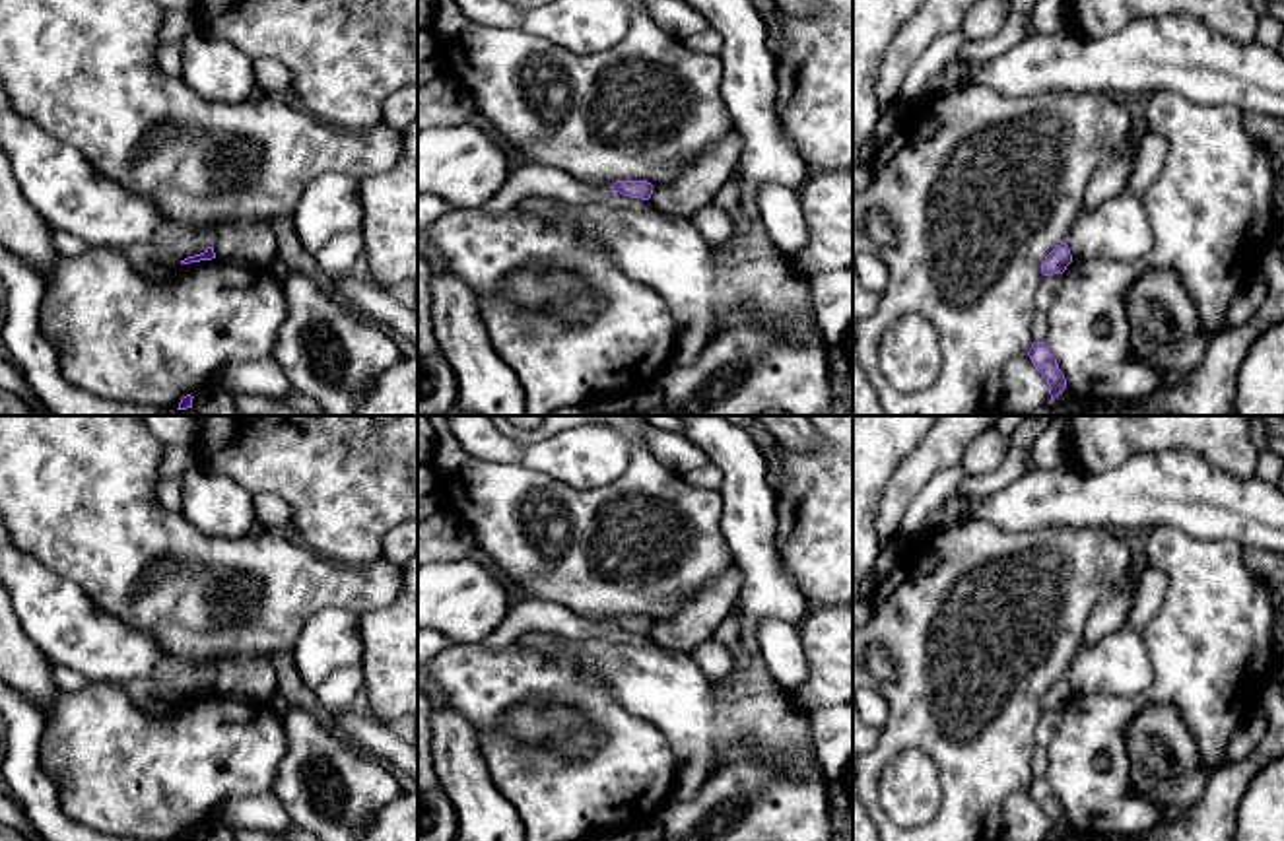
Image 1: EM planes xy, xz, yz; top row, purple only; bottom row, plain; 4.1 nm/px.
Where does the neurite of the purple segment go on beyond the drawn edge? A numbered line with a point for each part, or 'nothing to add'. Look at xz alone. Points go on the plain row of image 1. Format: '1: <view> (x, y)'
nothing to add

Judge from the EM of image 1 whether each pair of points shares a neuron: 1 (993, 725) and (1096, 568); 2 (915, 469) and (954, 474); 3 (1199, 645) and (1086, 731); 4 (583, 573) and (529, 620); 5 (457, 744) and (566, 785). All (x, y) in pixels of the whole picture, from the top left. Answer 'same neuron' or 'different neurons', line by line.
1: same neuron
2: different neurons
3: same neuron
4: different neurons
5: different neurons

